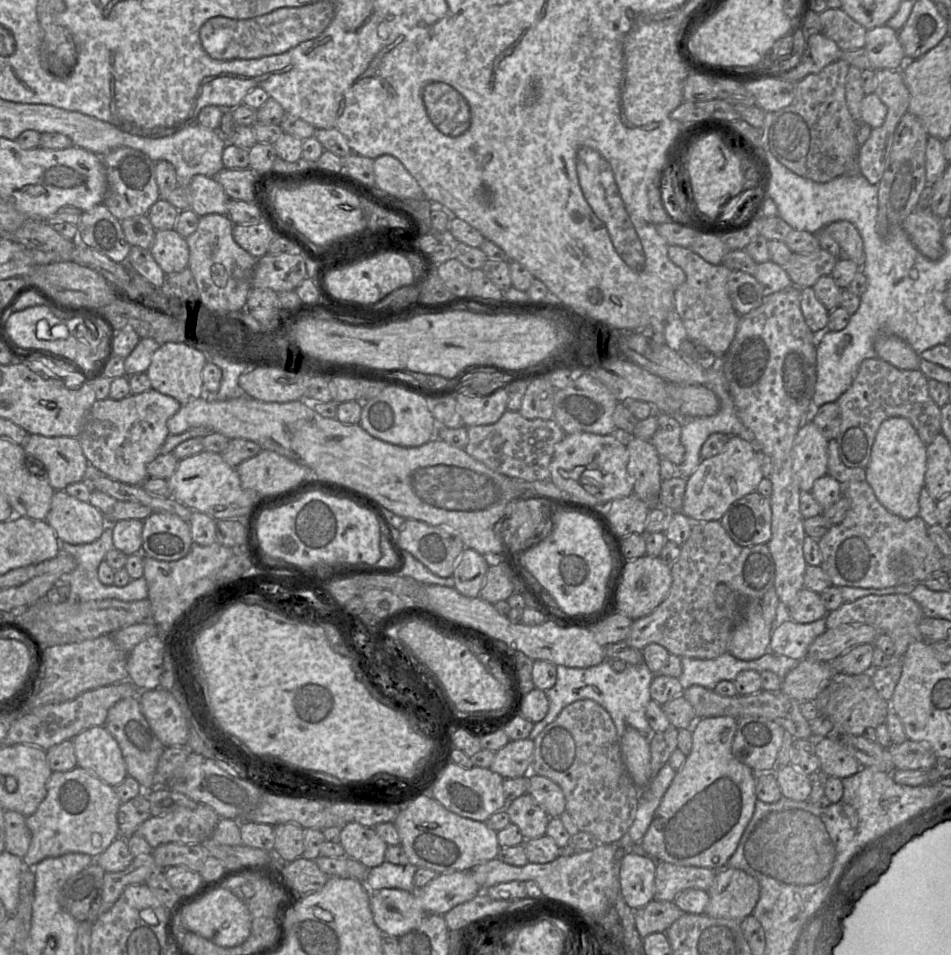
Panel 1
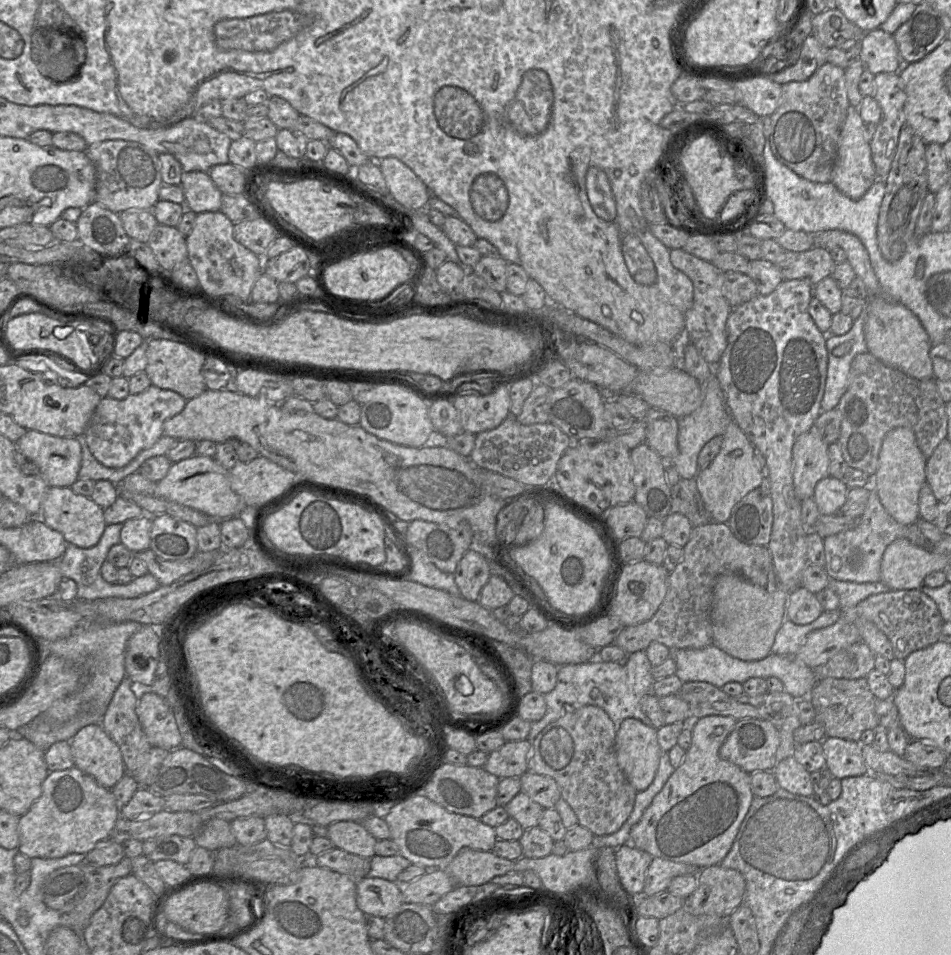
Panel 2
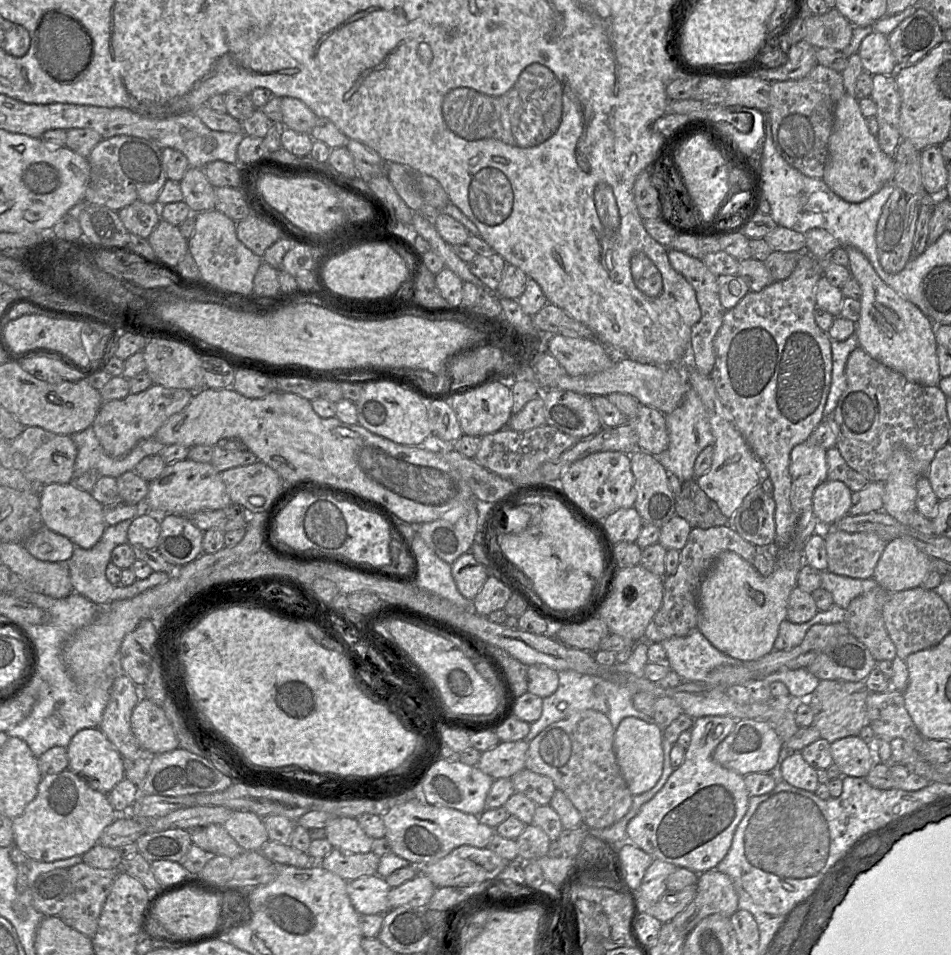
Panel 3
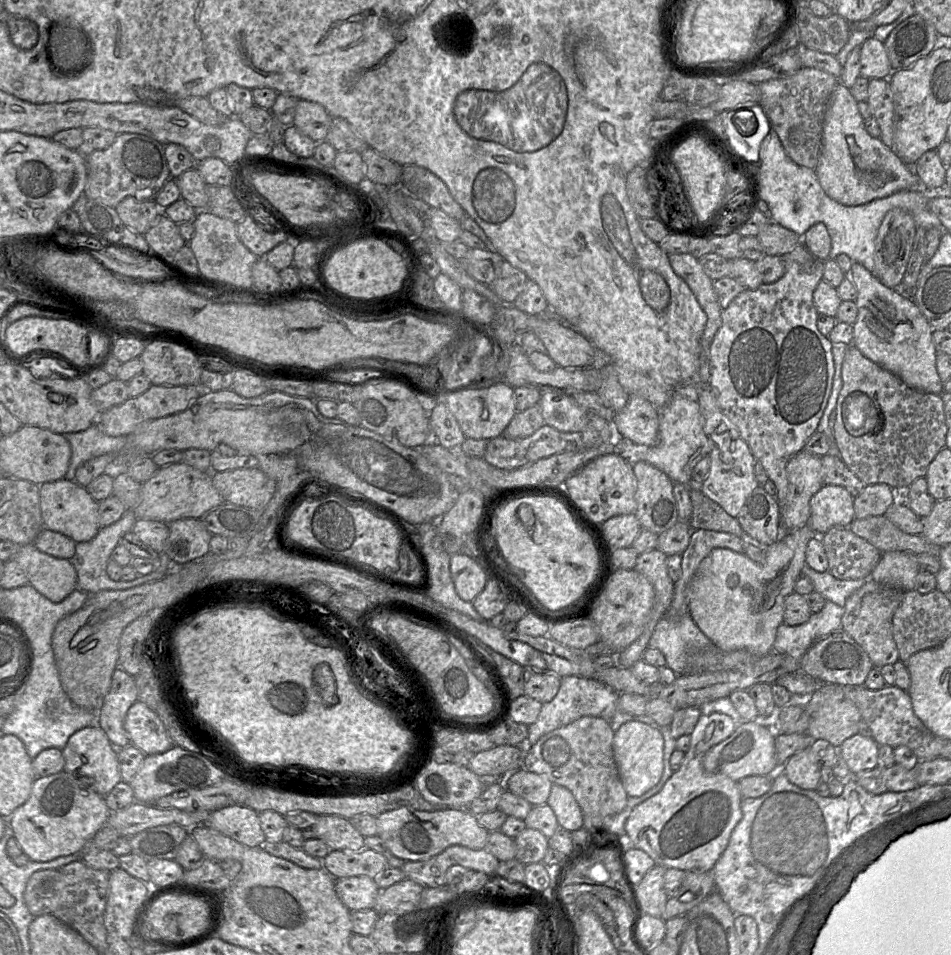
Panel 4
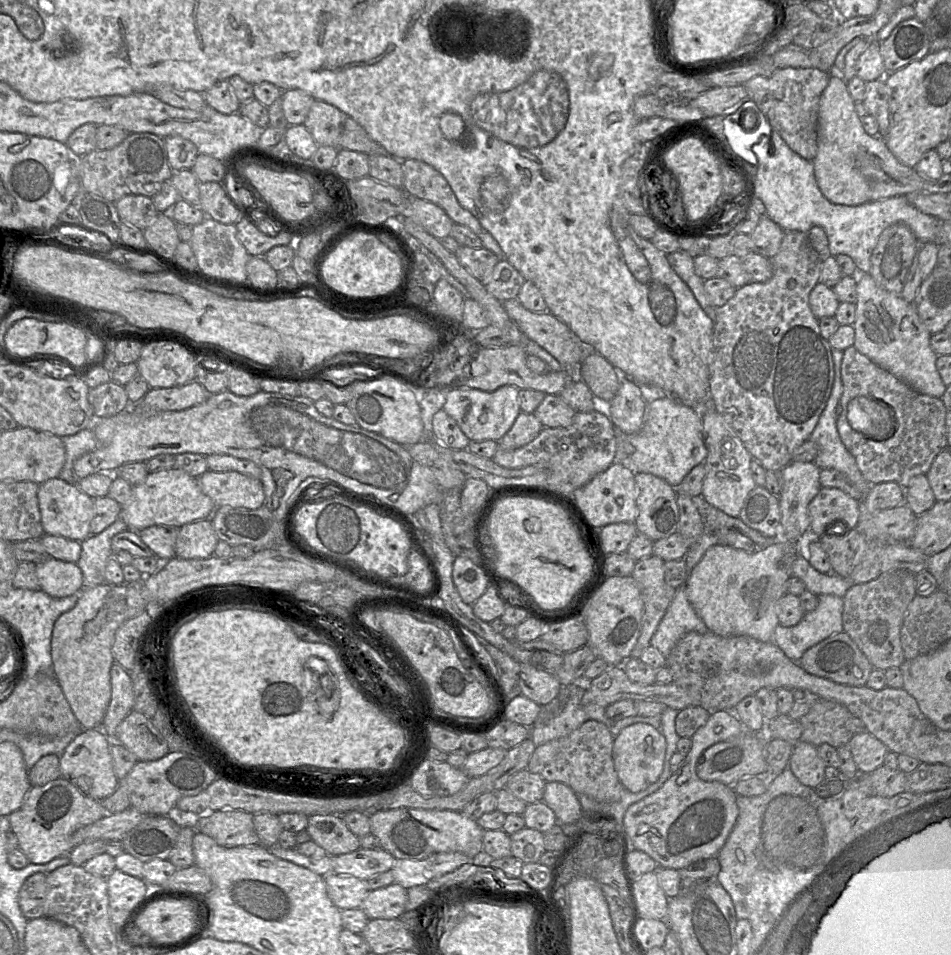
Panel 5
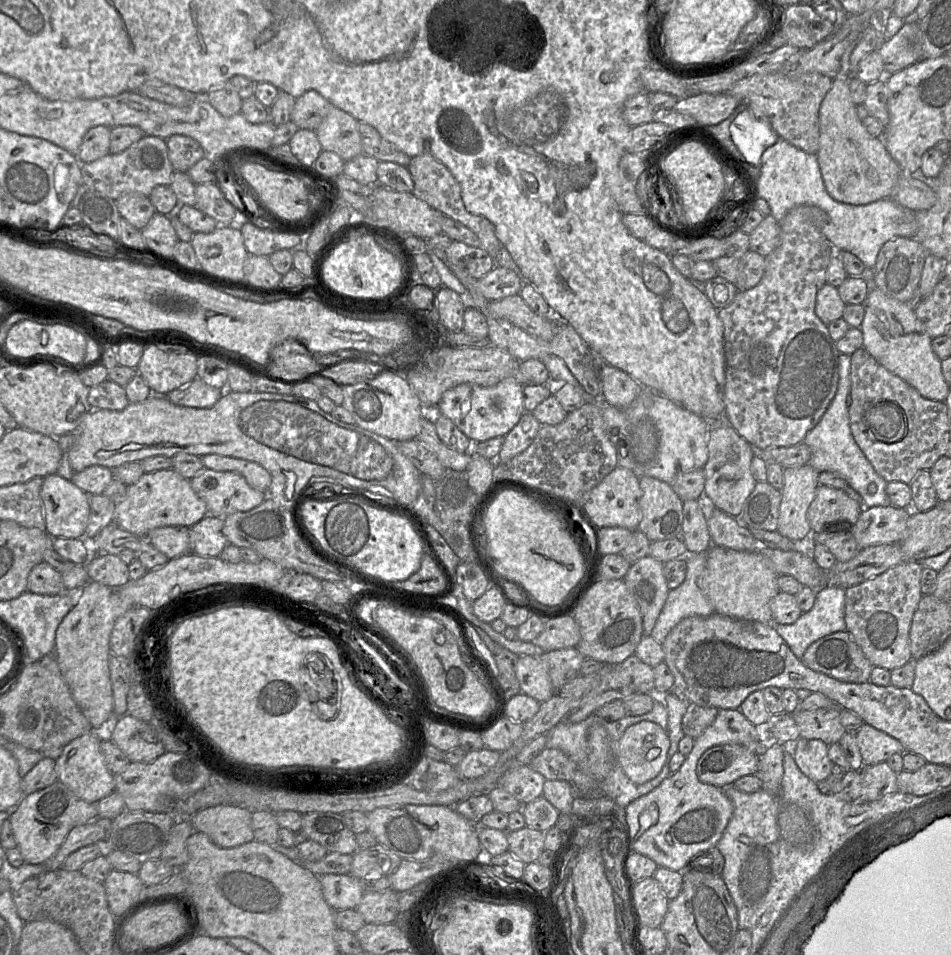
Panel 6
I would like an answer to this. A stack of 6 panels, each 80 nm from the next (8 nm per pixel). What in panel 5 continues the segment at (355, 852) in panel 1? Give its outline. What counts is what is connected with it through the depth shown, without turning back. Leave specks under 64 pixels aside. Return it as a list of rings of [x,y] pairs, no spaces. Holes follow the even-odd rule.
[[[341,815],[309,816],[306,830],[311,840],[333,857],[356,851],[361,847],[359,837],[348,828]]]

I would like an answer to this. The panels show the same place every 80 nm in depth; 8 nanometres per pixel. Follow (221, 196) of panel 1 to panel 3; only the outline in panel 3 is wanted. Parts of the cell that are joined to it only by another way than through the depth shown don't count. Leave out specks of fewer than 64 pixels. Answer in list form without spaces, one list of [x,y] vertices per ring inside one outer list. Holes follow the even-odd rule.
[[[188,168],[179,184],[184,201],[194,214],[215,209],[215,187],[202,168]]]

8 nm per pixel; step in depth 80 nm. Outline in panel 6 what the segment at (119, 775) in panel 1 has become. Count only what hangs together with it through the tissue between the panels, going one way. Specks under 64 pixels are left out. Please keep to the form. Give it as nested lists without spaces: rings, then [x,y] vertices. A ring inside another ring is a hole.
[[[94,731],[81,735],[66,744],[59,758],[56,759],[58,781],[77,797],[89,803],[97,803],[115,791],[114,774],[106,766],[100,743],[101,740]]]

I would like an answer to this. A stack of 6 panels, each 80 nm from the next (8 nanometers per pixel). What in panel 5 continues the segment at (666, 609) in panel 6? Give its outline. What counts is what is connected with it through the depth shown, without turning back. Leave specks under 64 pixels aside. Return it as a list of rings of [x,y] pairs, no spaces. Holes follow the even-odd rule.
[[[681,586],[676,589],[665,615],[650,640],[650,645],[667,658],[679,640],[689,632],[706,634],[709,630],[690,604],[685,587]]]

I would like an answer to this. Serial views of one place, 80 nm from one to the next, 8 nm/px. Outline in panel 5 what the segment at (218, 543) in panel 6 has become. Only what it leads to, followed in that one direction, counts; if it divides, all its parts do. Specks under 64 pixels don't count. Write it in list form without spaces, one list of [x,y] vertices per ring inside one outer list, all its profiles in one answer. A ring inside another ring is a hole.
[[[210,518],[185,524],[179,528],[175,557],[181,559],[208,558],[213,555],[218,541]]]

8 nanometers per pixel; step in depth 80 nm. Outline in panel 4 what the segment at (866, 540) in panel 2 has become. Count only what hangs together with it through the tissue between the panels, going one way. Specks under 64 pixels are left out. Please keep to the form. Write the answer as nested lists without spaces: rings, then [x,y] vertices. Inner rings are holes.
[[[832,528],[821,538],[828,571],[835,578],[868,579],[882,553],[849,528]]]

